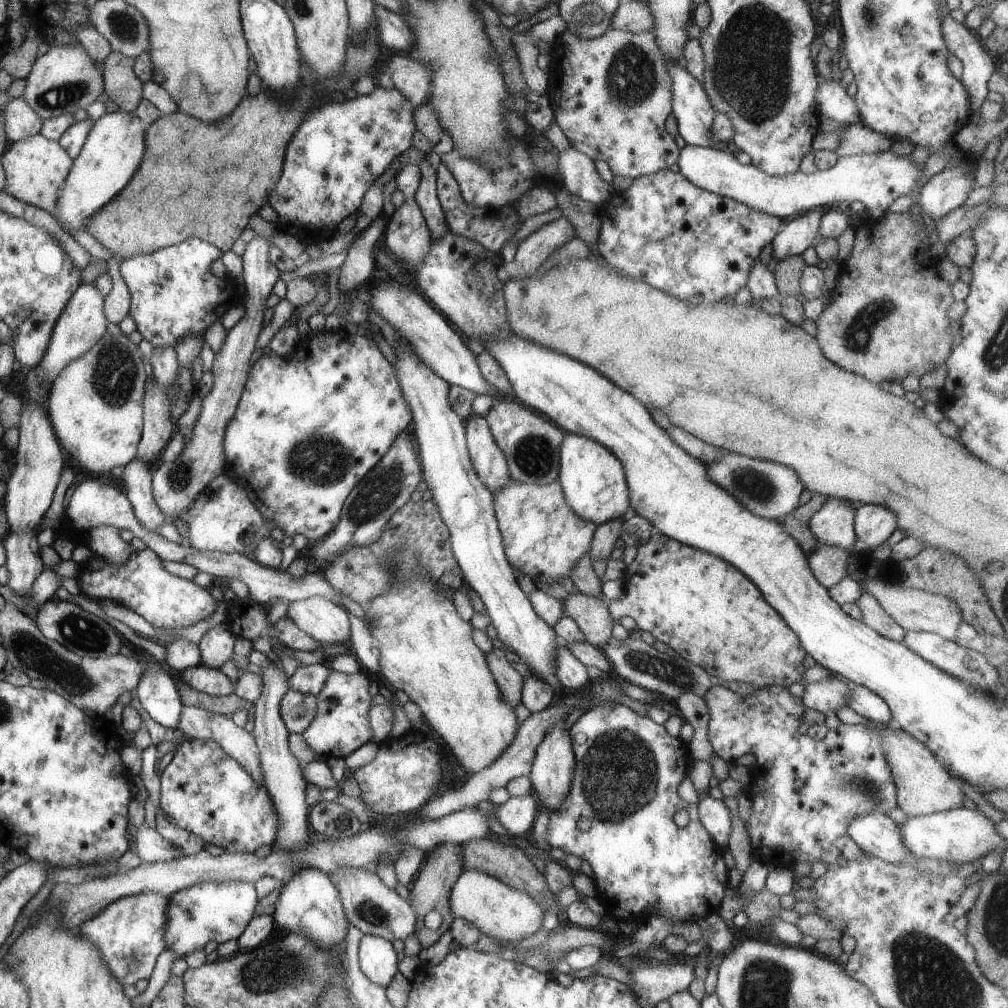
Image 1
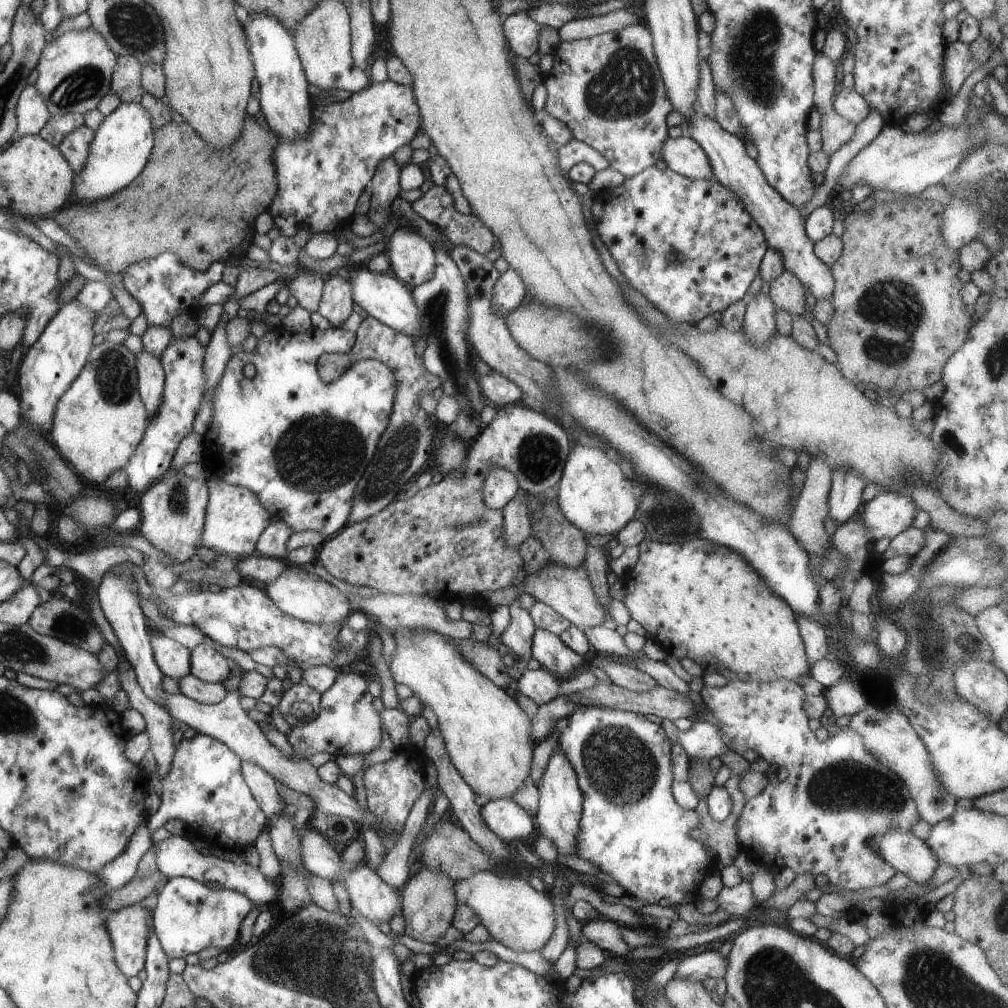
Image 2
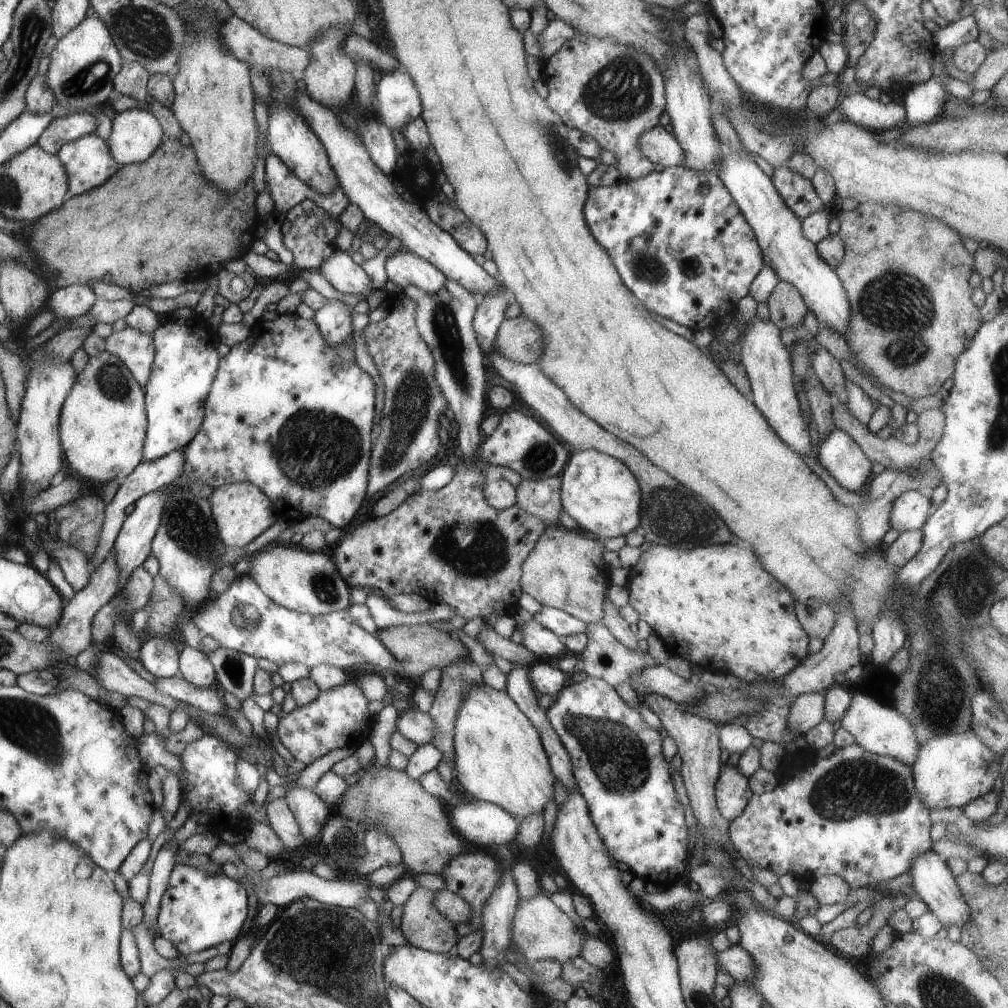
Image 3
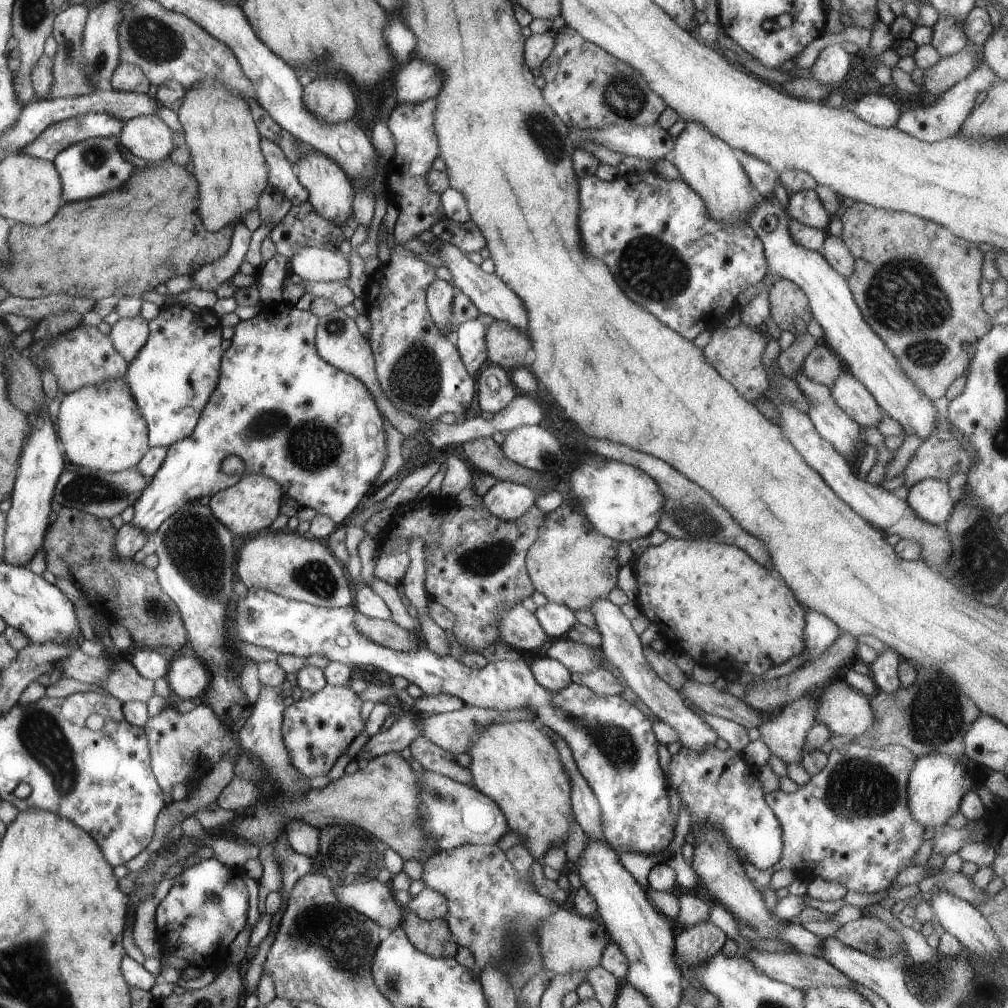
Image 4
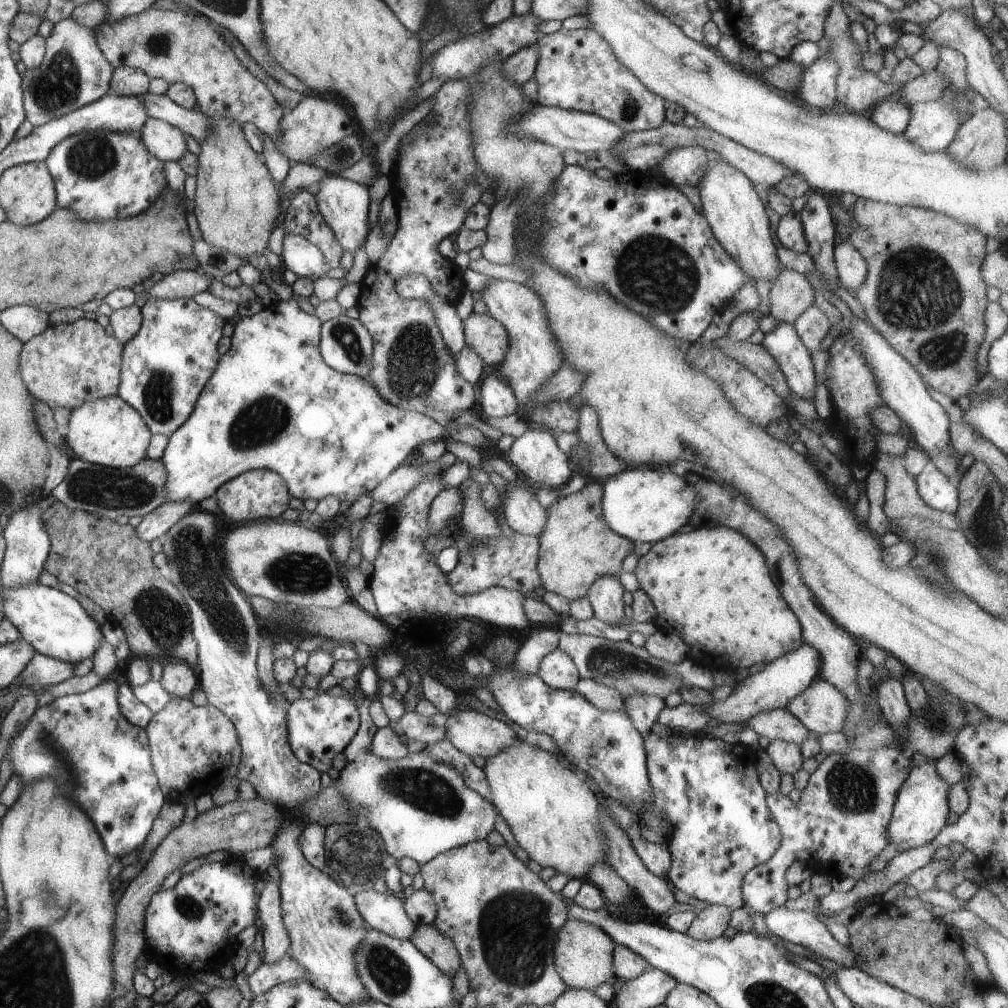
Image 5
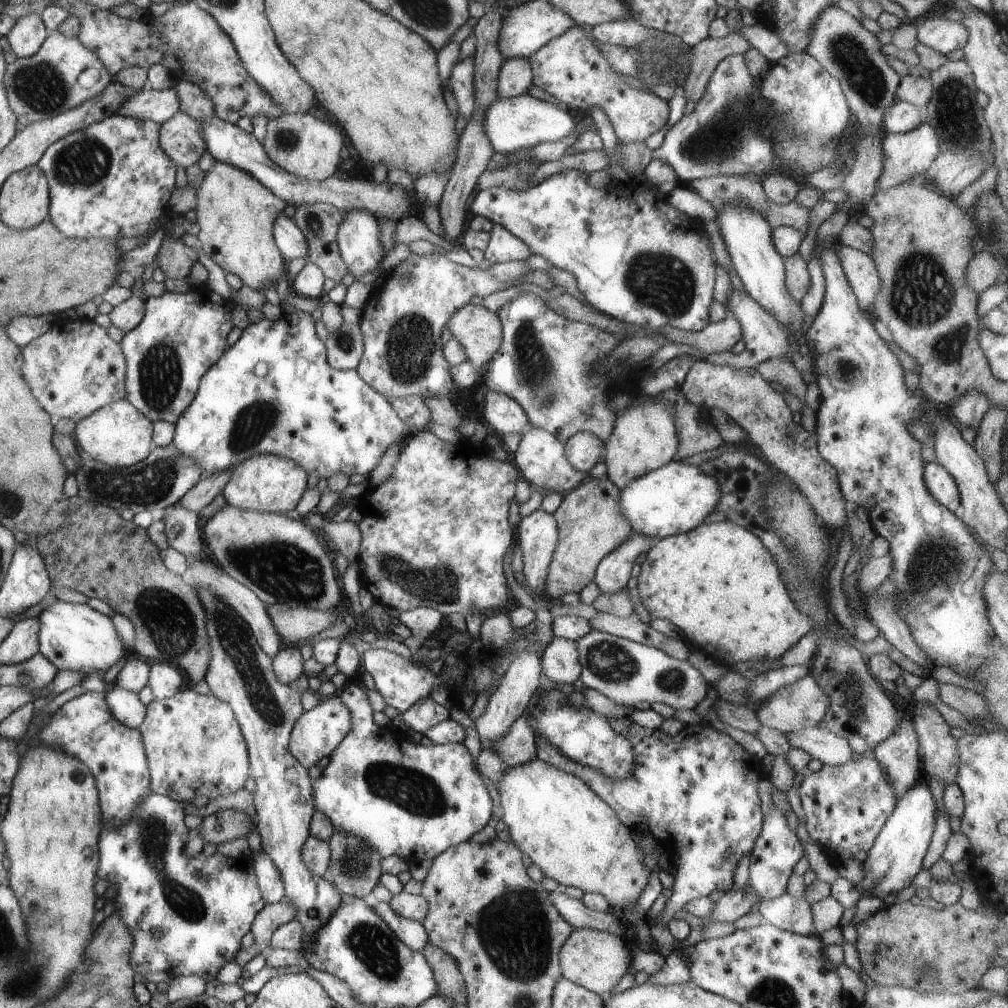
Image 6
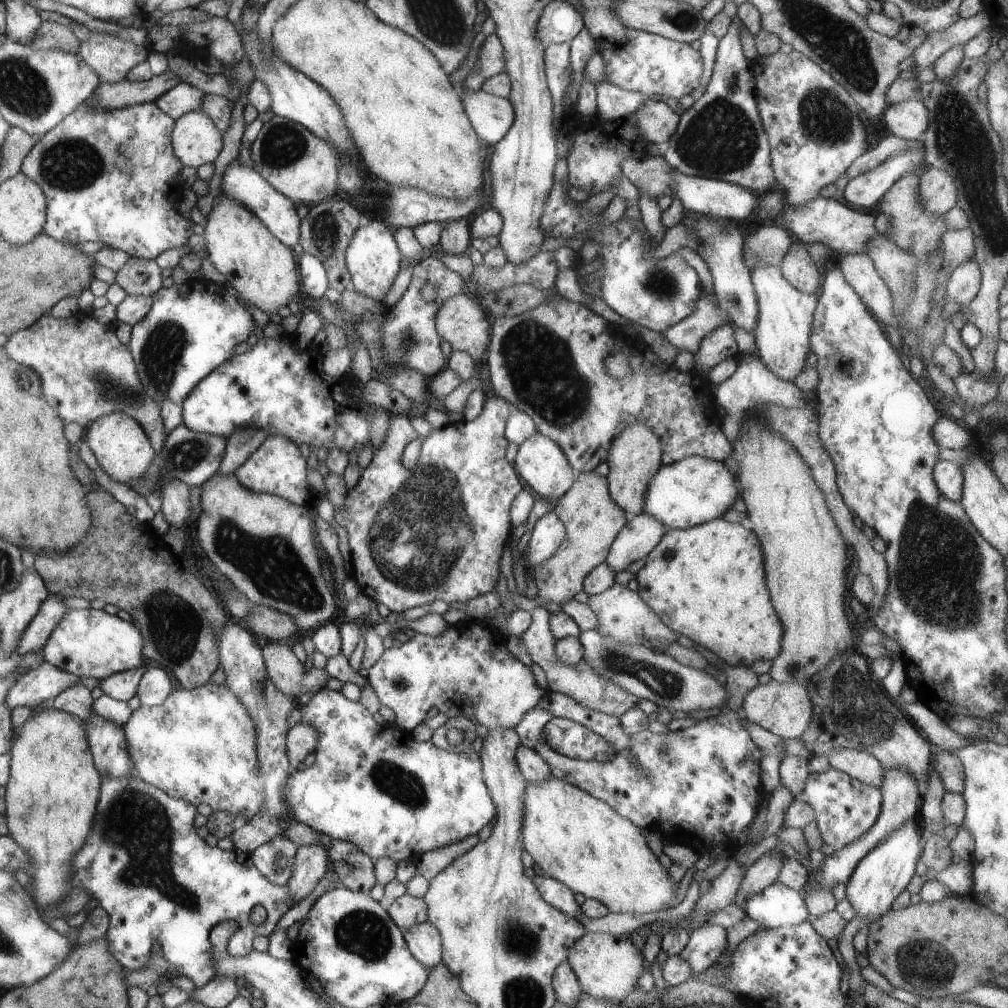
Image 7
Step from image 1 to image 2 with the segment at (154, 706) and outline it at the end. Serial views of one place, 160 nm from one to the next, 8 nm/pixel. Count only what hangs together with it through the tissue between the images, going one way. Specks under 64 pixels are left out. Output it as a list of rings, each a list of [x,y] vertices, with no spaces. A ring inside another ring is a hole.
[[[126,561],[111,566],[97,586],[97,599],[106,620],[113,628],[114,634],[125,652],[125,657],[131,664],[138,684],[142,687],[146,696],[163,706],[166,694],[162,688],[164,673],[158,668],[157,661],[154,660],[152,638],[148,634],[147,617],[144,615],[140,605],[138,585],[132,571],[133,565],[130,561]]]

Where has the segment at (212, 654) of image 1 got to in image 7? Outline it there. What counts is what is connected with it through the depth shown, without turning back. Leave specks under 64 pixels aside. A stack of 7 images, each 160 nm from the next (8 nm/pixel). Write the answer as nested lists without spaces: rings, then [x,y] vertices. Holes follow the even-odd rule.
[[[150,668],[146,670],[137,696],[143,706],[157,706],[165,703],[172,694],[172,678],[162,668]]]

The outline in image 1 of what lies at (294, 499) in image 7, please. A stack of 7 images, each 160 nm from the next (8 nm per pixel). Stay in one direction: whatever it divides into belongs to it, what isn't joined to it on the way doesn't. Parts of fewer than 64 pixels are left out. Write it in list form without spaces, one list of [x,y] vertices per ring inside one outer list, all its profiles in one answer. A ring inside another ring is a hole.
[[[226,472],[209,484],[202,496],[190,507],[185,518],[189,528],[189,538],[186,541],[199,551],[240,553],[254,559],[254,549],[270,534],[265,517],[253,503],[252,497]]]

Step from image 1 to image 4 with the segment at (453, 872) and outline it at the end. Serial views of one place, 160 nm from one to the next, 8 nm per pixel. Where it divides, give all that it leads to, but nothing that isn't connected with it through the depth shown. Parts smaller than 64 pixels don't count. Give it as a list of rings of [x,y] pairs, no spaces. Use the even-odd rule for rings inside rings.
[[[405,908],[404,912],[401,927],[414,948],[437,959],[456,956],[459,944],[444,919],[425,921],[409,909]]]

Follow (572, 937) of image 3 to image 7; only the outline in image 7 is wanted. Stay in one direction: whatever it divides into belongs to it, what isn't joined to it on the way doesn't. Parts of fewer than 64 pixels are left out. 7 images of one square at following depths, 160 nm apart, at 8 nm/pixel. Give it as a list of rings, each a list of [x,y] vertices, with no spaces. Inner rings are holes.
[[[587,931],[568,950],[567,964],[572,968],[585,994],[594,999],[620,1002],[638,986],[638,978],[645,973],[644,960],[636,944],[626,936]]]

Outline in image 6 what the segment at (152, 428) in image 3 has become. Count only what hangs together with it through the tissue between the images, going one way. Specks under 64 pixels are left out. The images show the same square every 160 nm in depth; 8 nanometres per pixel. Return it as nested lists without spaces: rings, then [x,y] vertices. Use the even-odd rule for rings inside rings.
[[[194,285],[186,293],[166,290],[162,296],[145,298],[142,322],[125,334],[121,342],[128,364],[125,399],[154,423],[163,420],[175,424],[196,398],[201,379],[208,374],[210,366],[225,354],[226,336],[230,334],[234,324],[230,316],[222,308],[218,308],[220,304],[222,298],[216,292],[202,290]]]

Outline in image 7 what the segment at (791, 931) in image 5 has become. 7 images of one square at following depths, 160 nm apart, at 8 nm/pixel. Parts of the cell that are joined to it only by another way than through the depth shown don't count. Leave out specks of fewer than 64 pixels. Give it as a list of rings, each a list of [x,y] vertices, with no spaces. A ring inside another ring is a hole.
[[[773,883],[744,902],[744,912],[762,928],[789,928],[808,921],[810,912],[801,893]]]

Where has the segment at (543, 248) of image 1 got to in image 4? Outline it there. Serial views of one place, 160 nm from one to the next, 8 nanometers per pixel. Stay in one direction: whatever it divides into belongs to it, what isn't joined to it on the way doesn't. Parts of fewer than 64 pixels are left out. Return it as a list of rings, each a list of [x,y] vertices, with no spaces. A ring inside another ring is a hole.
[[[478,316],[478,318],[460,323],[453,335],[453,341],[458,349],[461,361],[465,369],[472,375],[482,370],[486,362],[487,348],[484,335],[488,326],[488,318]]]

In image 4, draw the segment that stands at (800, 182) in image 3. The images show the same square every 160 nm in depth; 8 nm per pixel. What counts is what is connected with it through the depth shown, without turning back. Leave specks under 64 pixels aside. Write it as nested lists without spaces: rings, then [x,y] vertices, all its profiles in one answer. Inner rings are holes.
[[[815,190],[790,193],[786,212],[790,219],[806,226],[827,232],[832,217],[826,212]]]

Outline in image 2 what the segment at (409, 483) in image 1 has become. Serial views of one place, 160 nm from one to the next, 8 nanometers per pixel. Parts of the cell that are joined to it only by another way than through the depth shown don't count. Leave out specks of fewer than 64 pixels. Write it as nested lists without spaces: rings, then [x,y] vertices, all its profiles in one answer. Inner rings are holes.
[[[370,316],[363,319],[355,334],[355,343],[347,353],[326,353],[317,360],[317,369],[320,378],[323,379],[325,383],[331,383],[337,379],[351,363],[368,358],[380,361],[390,370],[393,370],[393,378],[396,379],[397,387],[395,388],[392,412],[390,413],[390,418],[384,432],[379,436],[376,452],[372,460],[368,463],[364,474],[360,477],[357,487],[354,489],[353,503],[347,525],[375,515],[383,508],[386,508],[392,501],[398,500],[399,495],[406,487],[406,484],[408,484],[410,478],[412,478],[416,472],[420,472],[420,468],[428,462],[428,458],[432,457],[435,448],[437,422],[434,417],[429,416],[424,409],[422,409],[420,398],[422,398],[426,392],[433,391],[435,388],[441,386],[439,378],[431,375],[430,372],[426,370],[422,357],[418,356],[412,337],[409,334],[398,332],[396,329]]]

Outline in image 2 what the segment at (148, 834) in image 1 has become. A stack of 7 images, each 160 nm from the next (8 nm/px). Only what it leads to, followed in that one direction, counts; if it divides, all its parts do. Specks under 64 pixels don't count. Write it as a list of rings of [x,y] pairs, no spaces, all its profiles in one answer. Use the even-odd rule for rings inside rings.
[[[171,836],[159,843],[154,843],[158,871],[166,877],[192,877],[195,881],[207,884],[209,887],[230,889],[246,895],[254,907],[262,910],[272,902],[276,903],[279,894],[279,884],[265,877],[265,874],[234,858],[231,861],[222,860],[206,851],[201,851],[186,837]]]

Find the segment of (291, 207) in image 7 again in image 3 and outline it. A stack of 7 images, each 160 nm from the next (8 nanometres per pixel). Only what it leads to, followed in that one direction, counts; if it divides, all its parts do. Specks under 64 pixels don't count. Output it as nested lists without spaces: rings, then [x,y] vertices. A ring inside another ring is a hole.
[[[336,251],[322,261],[317,270],[342,294],[362,294],[367,300],[373,292],[372,281],[360,265],[351,259],[349,251]]]

